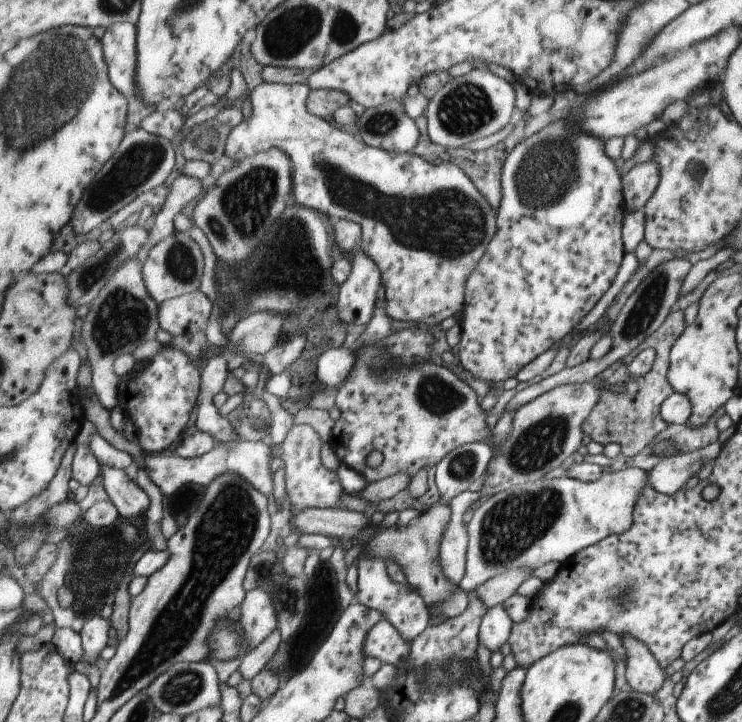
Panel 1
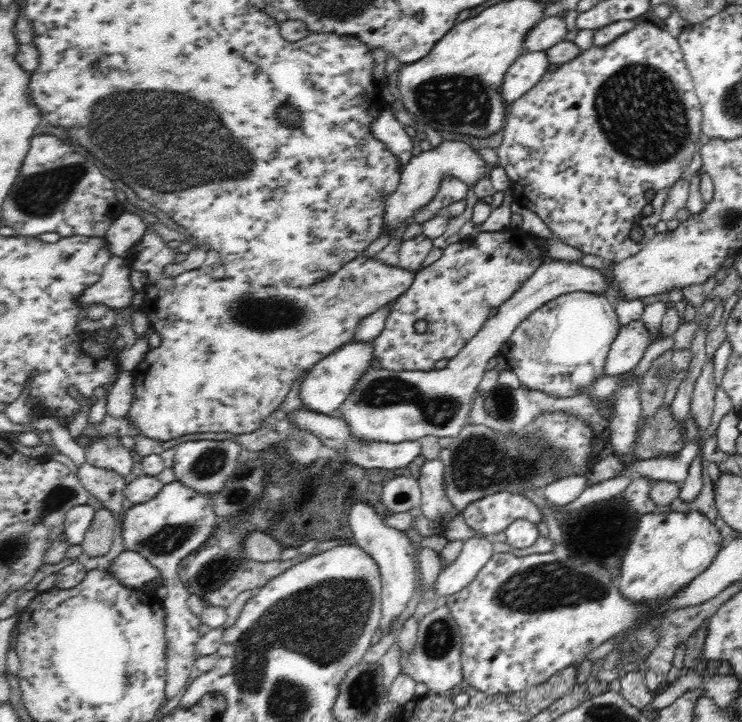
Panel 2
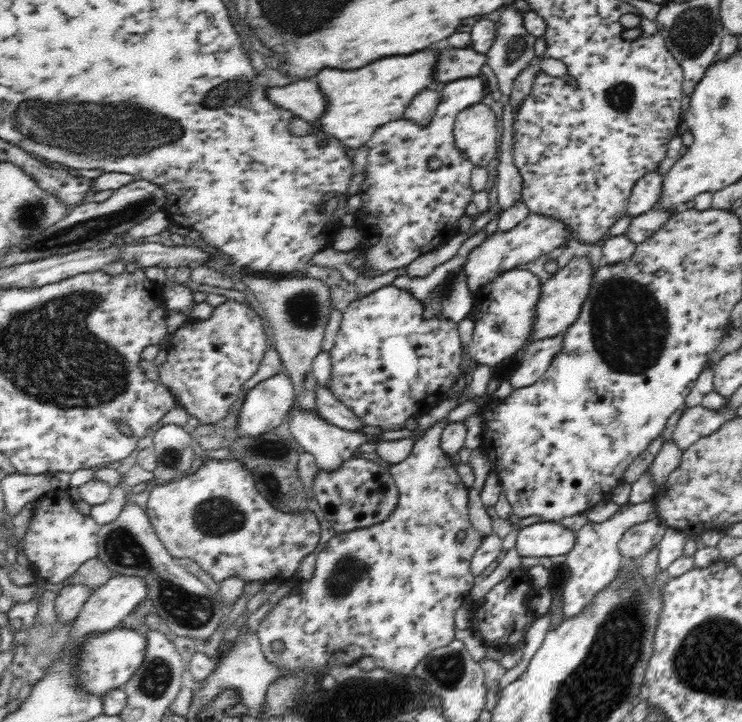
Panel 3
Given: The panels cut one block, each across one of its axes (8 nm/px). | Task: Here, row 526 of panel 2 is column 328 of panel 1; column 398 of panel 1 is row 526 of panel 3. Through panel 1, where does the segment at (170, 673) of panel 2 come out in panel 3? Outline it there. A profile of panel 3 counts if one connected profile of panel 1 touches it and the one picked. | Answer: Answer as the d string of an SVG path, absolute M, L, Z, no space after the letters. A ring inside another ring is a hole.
M207 457L202 466L198 468L193 474L186 475L180 479L175 479L164 483L163 485L155 485L150 488L150 494L145 506L145 513L148 515L150 522L153 524L154 530L158 538L164 543L166 550L173 556L173 558L191 558L196 561L200 568L207 572L211 578L219 583L230 577L240 577L244 582L265 581L265 582L284 582L290 581L298 570L298 566L302 559L316 550L318 541L321 537L321 524L319 521L319 514L313 507L305 510L298 510L297 512L284 512L274 507L264 494L256 489L256 482L254 476L249 470L244 468L244 464L240 460L216 460Z

